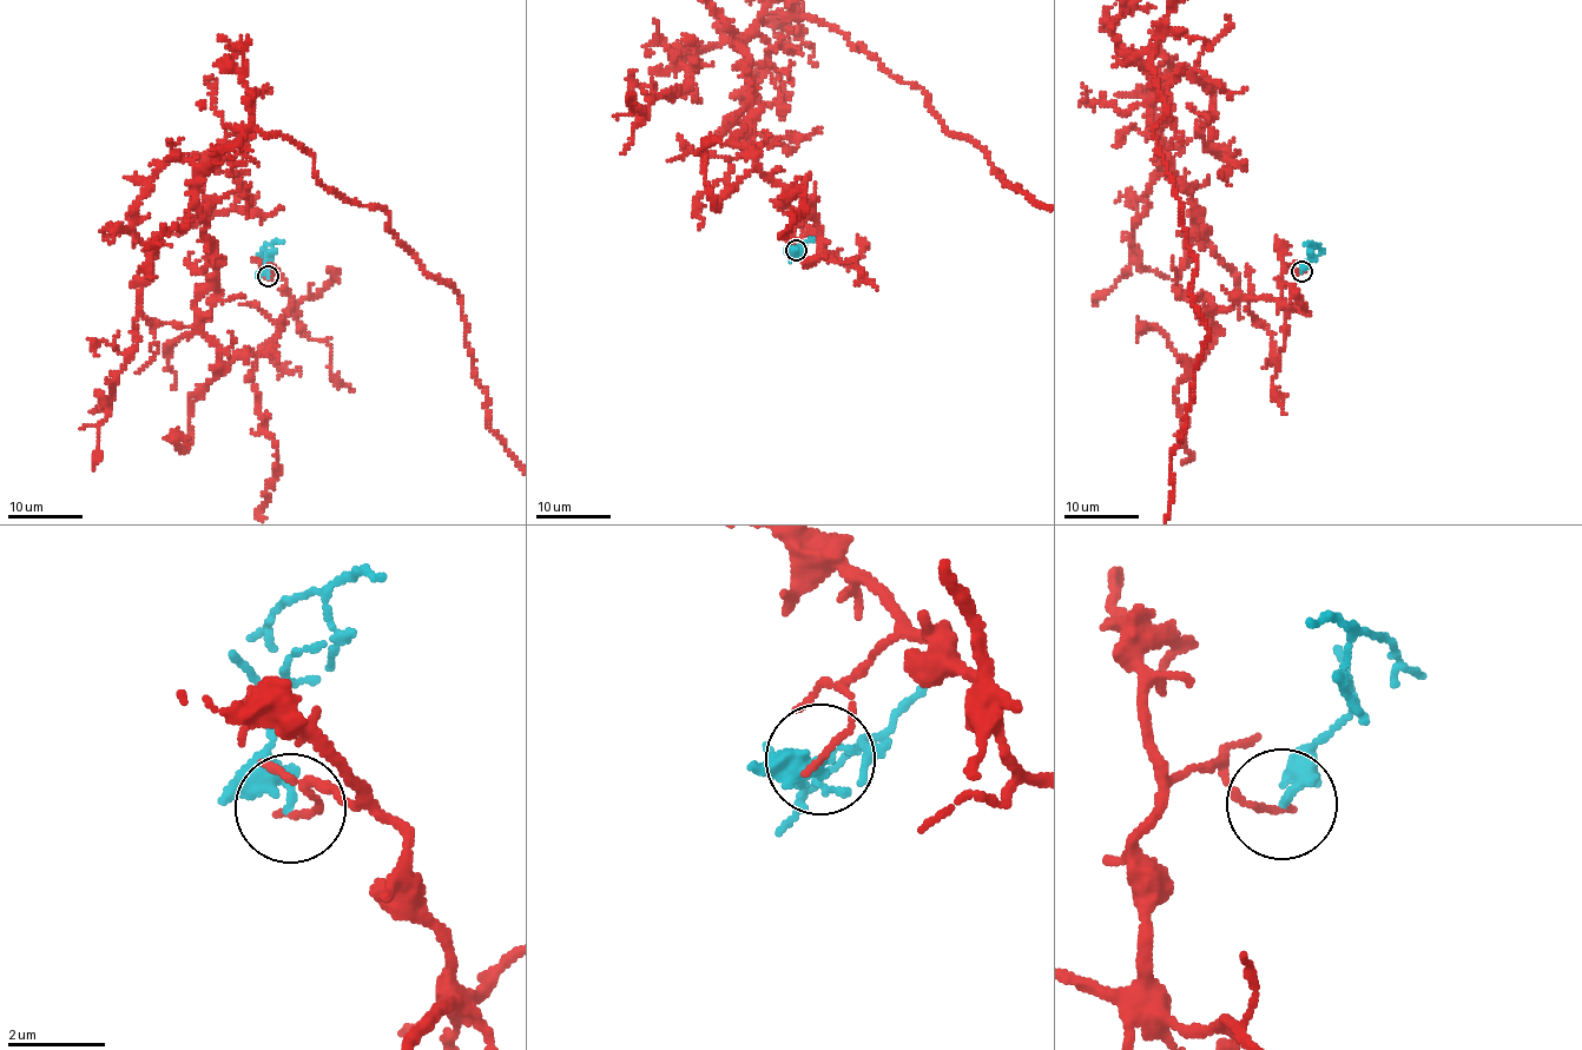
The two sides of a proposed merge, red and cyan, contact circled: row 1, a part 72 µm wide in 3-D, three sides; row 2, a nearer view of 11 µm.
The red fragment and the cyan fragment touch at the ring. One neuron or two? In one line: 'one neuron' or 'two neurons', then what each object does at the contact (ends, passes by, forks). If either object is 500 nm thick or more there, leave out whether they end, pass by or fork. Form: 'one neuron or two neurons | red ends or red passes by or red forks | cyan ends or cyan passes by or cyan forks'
two neurons | red ends | cyan ends

